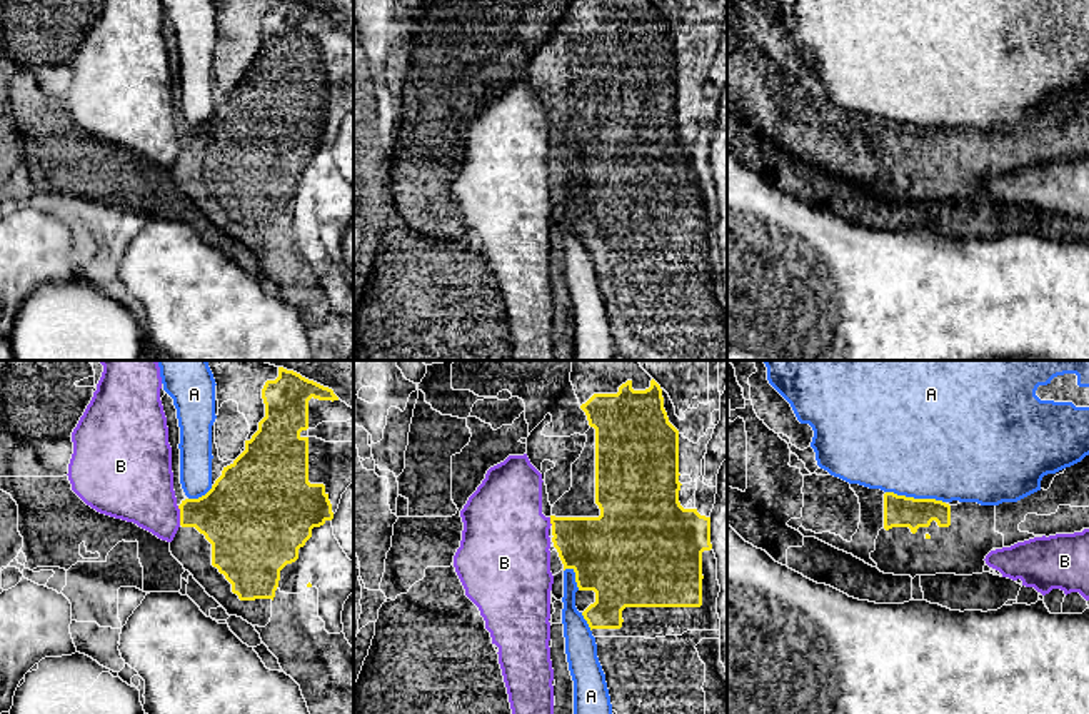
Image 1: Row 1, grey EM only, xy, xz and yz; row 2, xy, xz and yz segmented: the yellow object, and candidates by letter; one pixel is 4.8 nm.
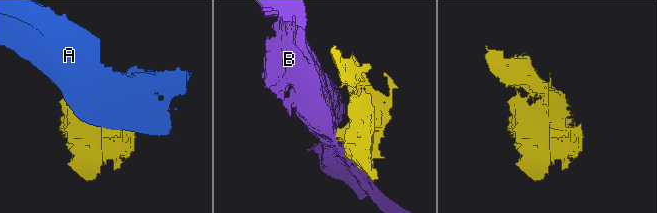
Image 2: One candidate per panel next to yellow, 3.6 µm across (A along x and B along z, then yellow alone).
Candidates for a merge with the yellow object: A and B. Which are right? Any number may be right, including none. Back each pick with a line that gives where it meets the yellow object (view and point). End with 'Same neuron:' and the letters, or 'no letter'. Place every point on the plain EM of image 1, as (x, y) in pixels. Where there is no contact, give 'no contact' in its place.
Same neuron: no letter

